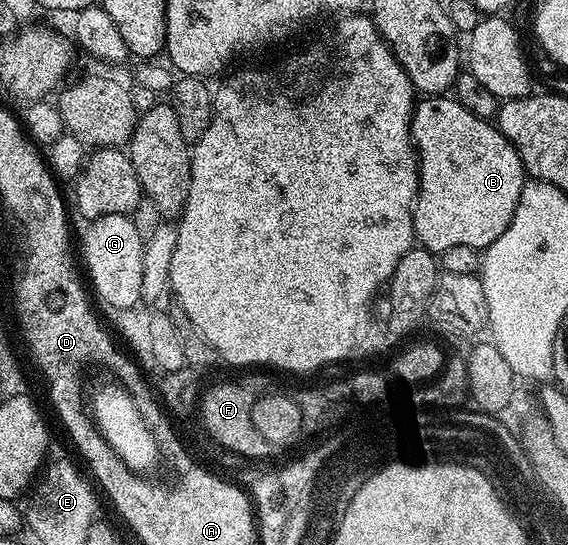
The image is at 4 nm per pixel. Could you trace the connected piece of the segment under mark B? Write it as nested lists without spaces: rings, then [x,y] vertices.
[[[429,95],[416,102],[411,126],[417,151],[417,200],[413,202],[413,231],[416,240],[430,253],[439,255],[447,247],[484,250],[511,223],[527,174],[515,147],[492,120],[476,117],[449,95]]]

